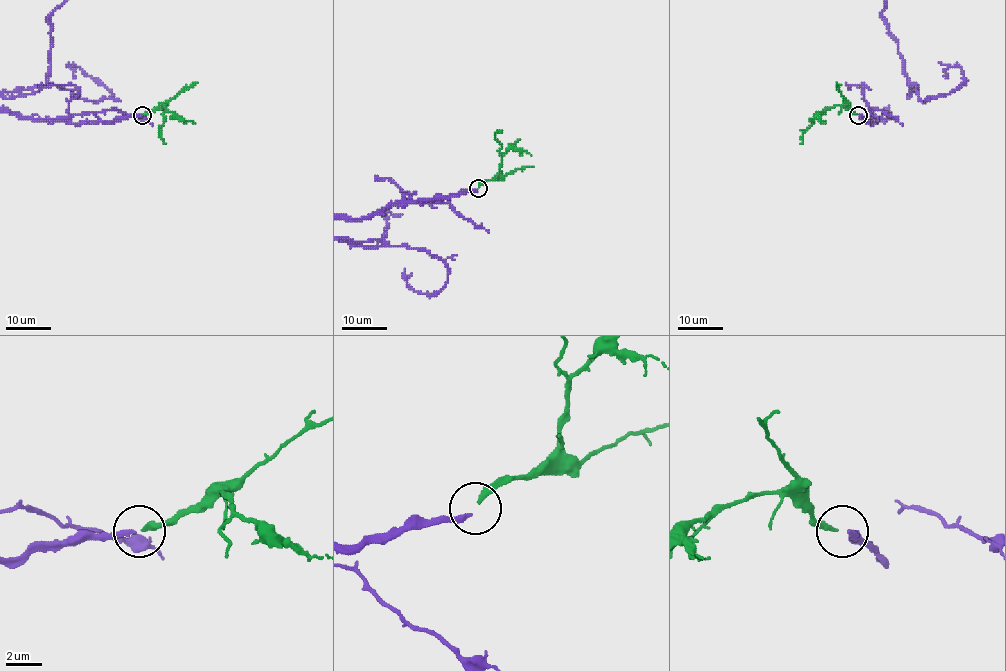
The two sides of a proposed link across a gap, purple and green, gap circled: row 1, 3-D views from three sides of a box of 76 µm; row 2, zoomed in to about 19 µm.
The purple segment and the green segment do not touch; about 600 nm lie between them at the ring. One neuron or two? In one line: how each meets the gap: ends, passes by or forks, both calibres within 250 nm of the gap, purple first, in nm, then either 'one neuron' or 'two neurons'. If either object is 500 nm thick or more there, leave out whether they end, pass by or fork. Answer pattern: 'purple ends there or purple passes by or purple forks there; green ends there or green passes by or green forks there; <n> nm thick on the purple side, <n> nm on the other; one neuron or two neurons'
purple ends there; green ends there; 280 nm thick on the purple side, 280 nm on the other; one neuron

